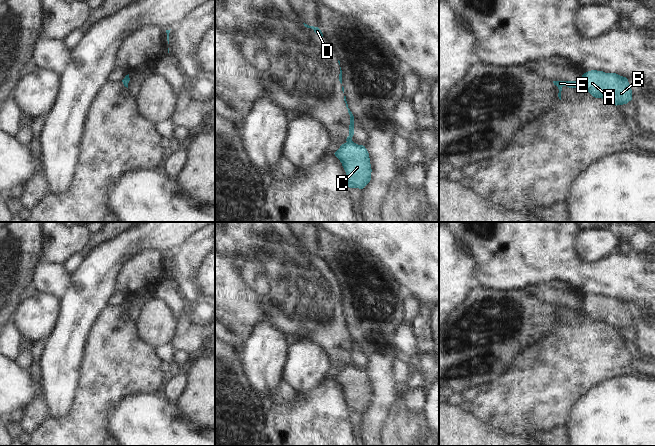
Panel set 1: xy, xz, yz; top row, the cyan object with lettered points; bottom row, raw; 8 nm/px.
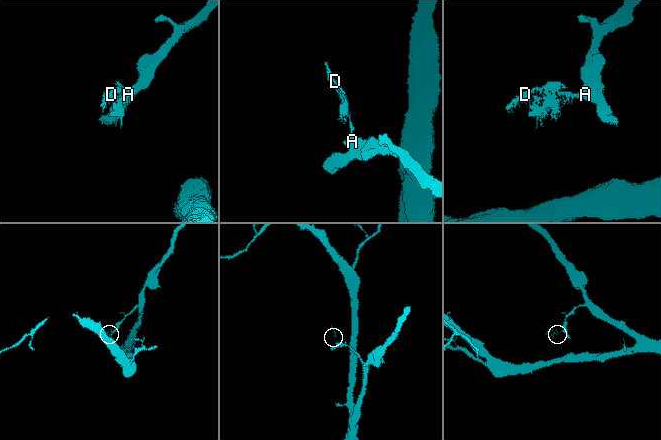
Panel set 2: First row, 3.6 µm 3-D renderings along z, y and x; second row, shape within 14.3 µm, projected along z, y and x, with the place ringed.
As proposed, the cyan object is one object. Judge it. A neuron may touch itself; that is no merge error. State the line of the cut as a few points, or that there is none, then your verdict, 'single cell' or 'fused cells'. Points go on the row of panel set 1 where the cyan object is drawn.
cut yz (581, 80), (583, 85); fused cells

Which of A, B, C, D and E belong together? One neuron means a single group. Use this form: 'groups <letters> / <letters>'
groups A B C / D E

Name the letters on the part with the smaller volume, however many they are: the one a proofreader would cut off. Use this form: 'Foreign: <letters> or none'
Foreign: D, E

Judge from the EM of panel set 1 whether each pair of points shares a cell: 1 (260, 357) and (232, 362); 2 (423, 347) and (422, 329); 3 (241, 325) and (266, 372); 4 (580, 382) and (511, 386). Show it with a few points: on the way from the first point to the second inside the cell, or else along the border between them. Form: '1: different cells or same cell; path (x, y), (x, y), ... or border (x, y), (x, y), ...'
1: different cells; border (239, 353), (245, 375), (250, 382)
2: same cell; path (423, 343), (422, 333)
3: different cells; border (263, 320), (254, 327), (250, 335), (243, 342)
4: same cell; path (563, 382), (546, 382), (542, 386), (528, 386)

